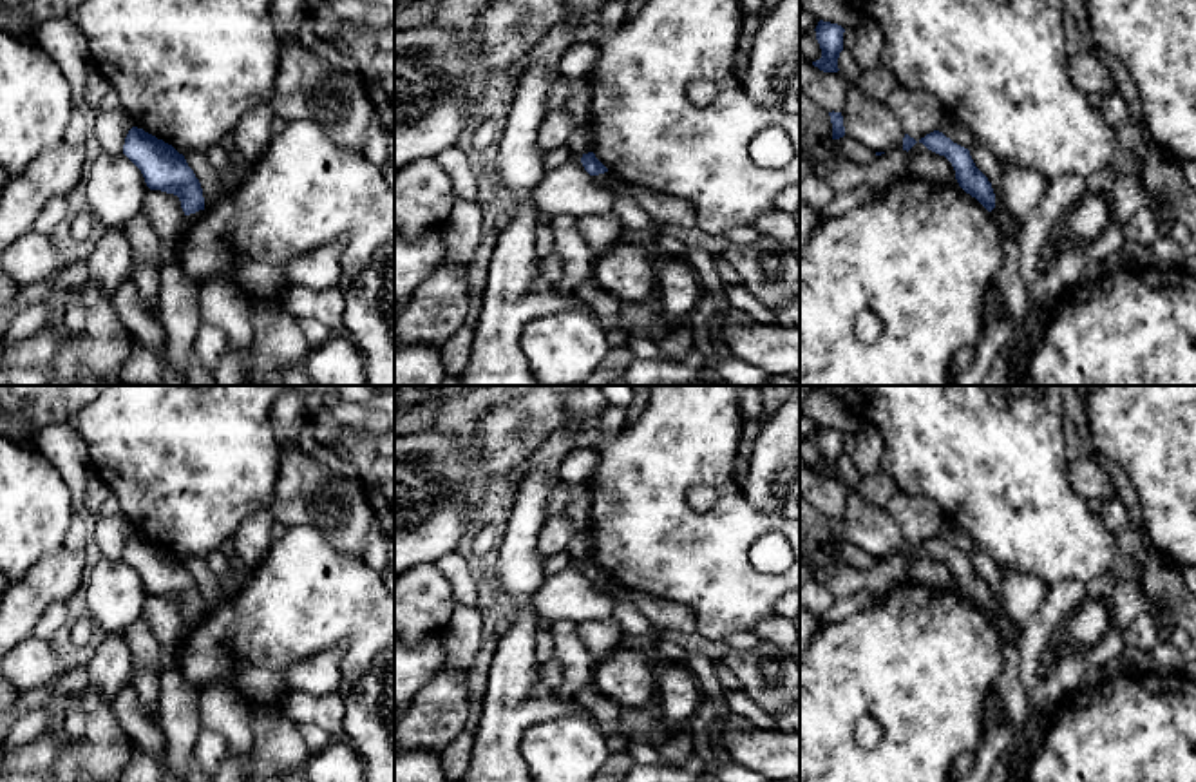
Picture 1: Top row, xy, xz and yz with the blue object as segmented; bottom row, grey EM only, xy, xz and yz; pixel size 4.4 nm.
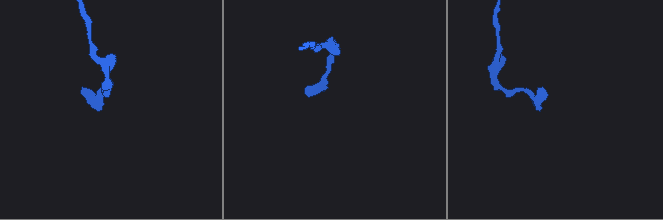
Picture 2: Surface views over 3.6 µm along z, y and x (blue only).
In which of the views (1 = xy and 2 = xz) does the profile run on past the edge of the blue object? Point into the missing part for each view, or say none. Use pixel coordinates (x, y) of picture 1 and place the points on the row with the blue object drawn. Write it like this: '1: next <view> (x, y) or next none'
1: next none
2: next none

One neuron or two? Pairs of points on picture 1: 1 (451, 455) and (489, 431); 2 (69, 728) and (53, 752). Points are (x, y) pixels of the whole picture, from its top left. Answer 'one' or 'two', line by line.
1: two
2: two

